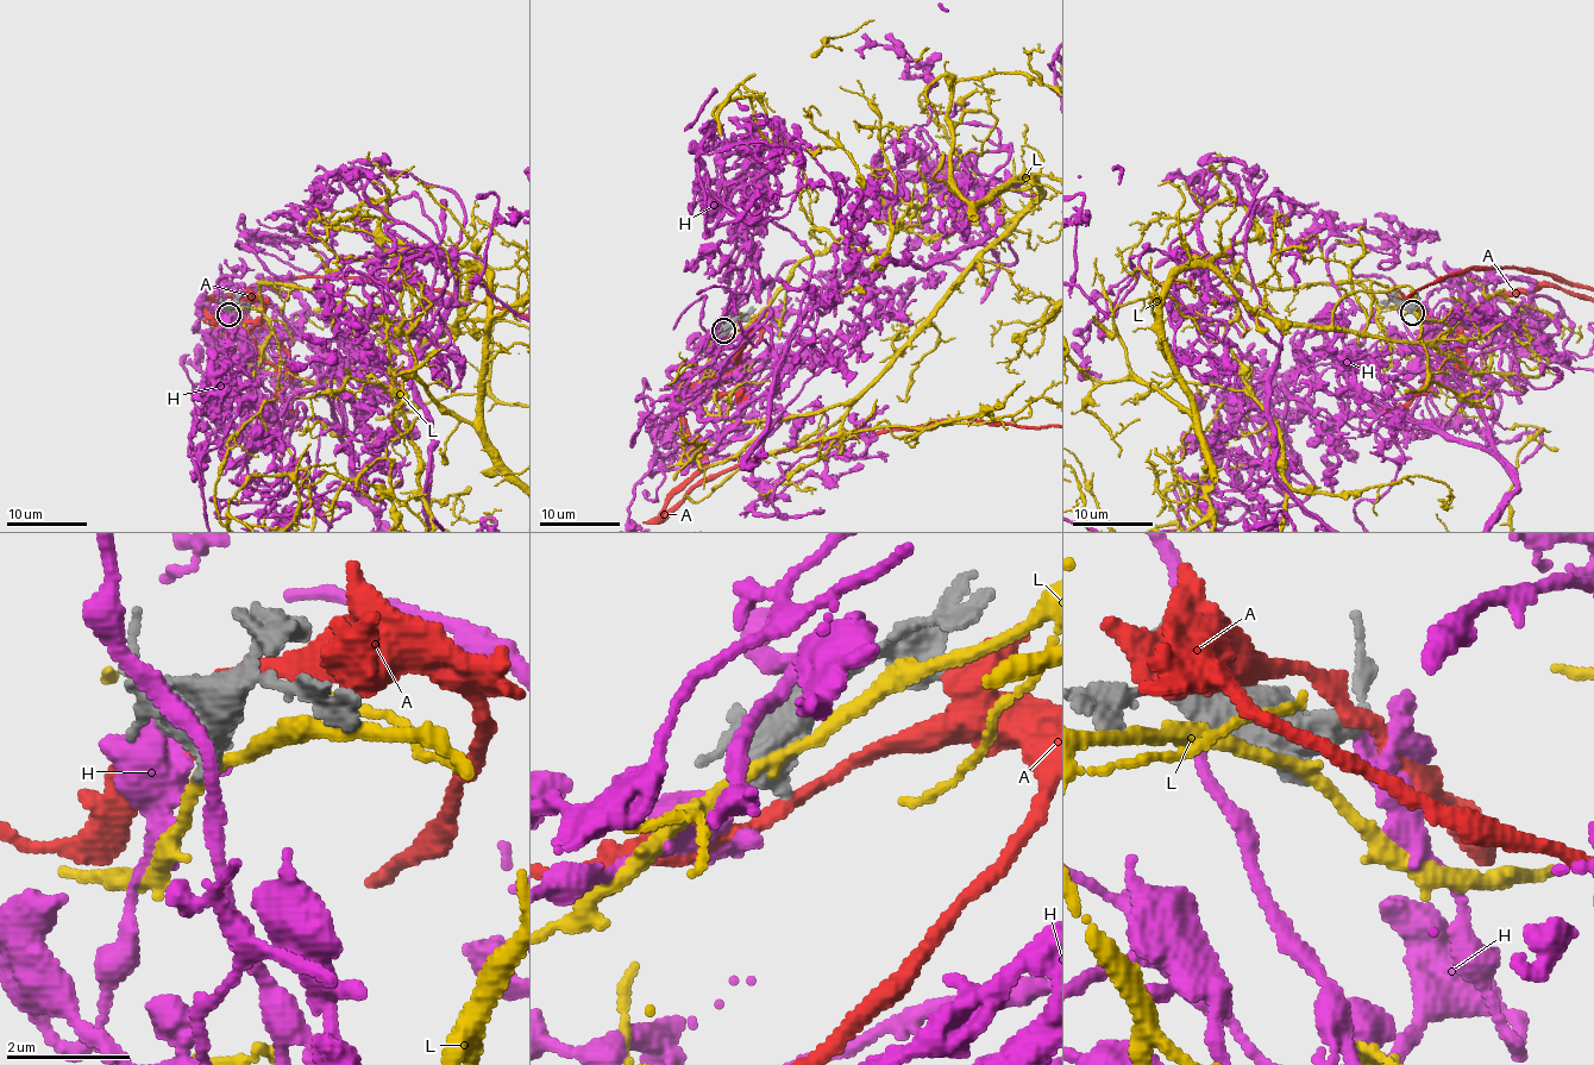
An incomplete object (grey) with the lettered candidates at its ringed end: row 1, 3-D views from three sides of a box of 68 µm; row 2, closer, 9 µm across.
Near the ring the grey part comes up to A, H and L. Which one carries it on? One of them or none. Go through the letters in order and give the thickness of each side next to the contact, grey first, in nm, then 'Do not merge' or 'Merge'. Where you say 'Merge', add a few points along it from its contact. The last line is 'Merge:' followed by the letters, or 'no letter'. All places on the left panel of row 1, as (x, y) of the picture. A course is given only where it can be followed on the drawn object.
A: Thickness 360 nm (grey) against 240 nm. Do not merge
H: Thickness 240 nm (grey) against 480 nm. Do not merge
L: Thickness 480 nm (grey) against 200 nm. Do not merge
Merge: no letter

